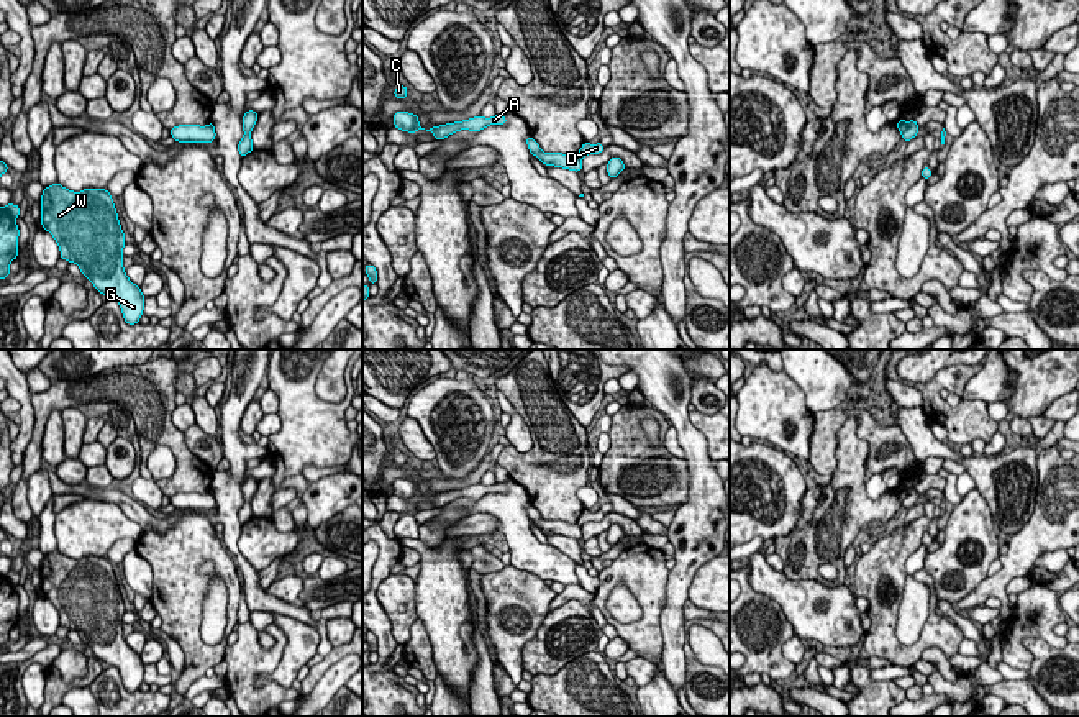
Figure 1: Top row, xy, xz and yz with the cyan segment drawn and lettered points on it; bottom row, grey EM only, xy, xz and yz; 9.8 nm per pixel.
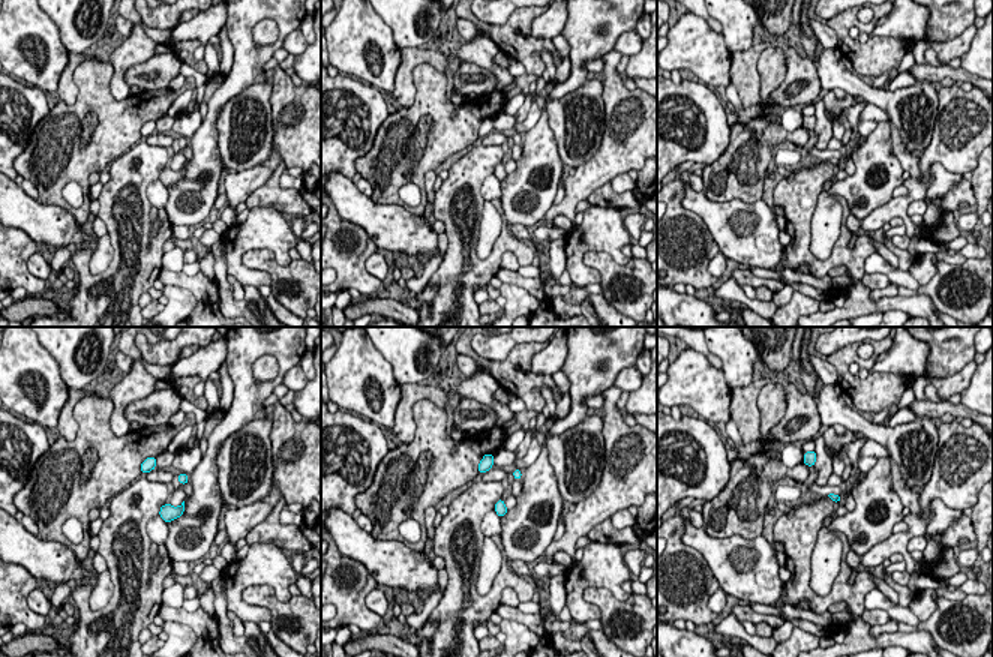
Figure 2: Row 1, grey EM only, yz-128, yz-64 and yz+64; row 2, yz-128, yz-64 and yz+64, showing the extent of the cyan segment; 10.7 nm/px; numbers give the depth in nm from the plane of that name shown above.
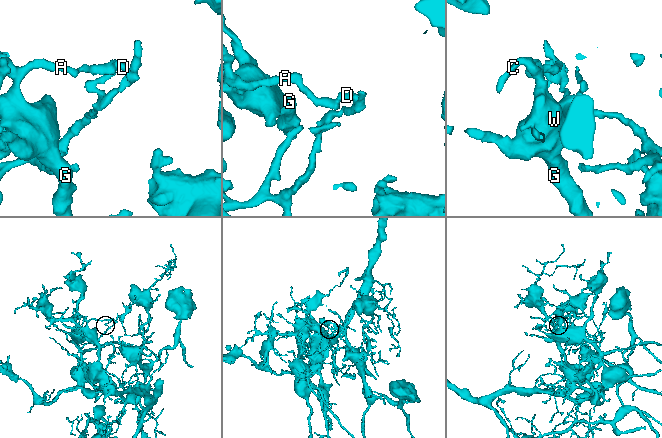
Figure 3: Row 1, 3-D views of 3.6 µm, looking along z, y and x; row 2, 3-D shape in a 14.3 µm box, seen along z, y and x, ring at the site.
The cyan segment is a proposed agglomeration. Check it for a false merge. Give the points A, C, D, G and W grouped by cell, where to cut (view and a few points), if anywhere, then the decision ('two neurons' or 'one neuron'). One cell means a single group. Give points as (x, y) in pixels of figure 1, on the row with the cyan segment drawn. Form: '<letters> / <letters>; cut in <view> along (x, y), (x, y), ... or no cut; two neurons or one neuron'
A C G W / D; cut in xz along (578, 155), (581, 159); two neurons

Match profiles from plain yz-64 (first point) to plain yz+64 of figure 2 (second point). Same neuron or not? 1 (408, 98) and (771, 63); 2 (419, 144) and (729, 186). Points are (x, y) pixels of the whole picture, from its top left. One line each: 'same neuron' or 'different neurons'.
1: different neurons
2: same neuron

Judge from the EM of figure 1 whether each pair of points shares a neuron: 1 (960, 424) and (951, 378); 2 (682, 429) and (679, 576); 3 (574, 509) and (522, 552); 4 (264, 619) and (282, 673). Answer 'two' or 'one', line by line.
1: one
2: one
3: two
4: two

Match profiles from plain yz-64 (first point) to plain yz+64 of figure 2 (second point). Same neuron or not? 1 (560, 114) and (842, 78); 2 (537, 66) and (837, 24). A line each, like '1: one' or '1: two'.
1: one
2: one

